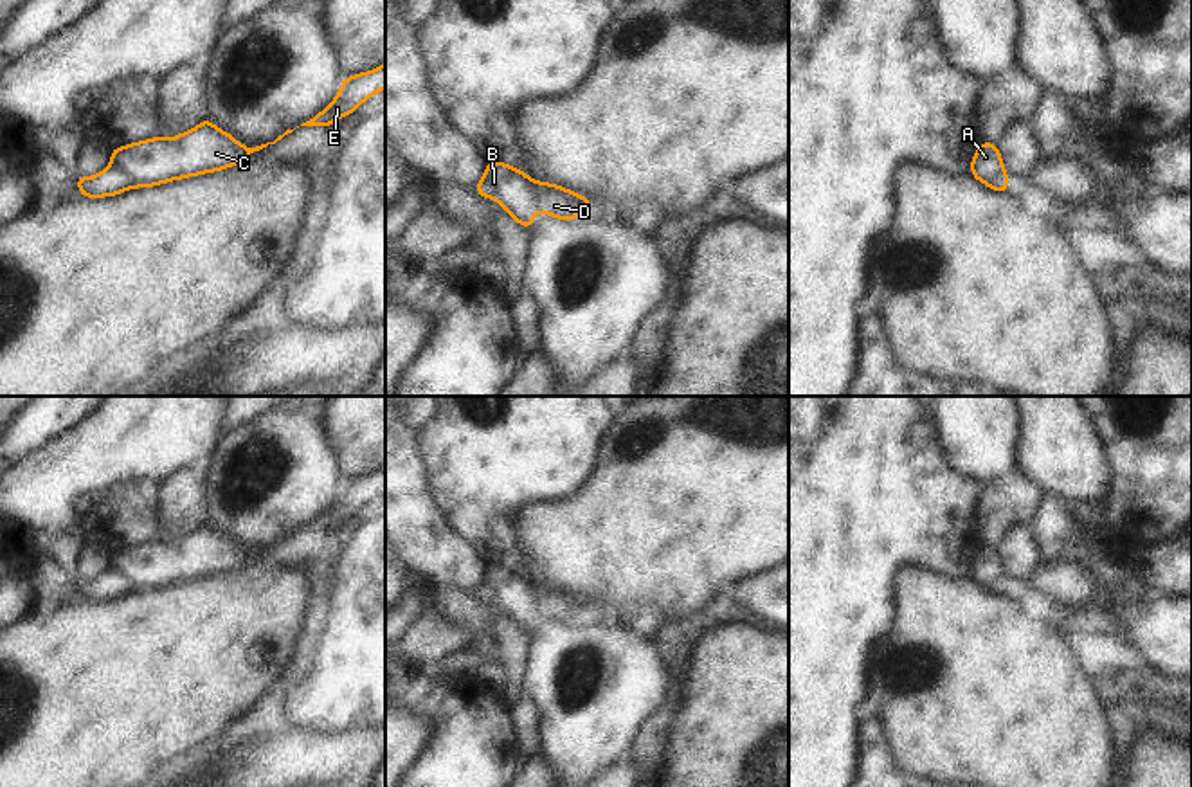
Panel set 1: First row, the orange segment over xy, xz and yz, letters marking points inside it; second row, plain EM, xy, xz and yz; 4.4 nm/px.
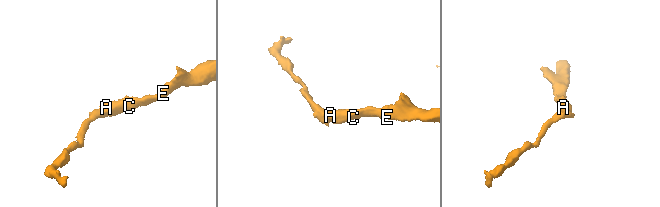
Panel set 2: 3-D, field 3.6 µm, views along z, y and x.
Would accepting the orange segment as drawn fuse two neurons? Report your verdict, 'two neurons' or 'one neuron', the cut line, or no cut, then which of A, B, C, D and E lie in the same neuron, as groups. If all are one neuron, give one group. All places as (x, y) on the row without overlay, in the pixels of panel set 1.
two neurons | xy (110, 568), (121, 573), (135, 589) | A C D E / B

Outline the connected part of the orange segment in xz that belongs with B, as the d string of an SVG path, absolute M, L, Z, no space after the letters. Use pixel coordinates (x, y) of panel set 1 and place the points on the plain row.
M486 564L486 576L475 591L481 602L497 603L508 620L517 623L524 632L531 632L540 607L529 585L531 582L524 574L504 565Z

